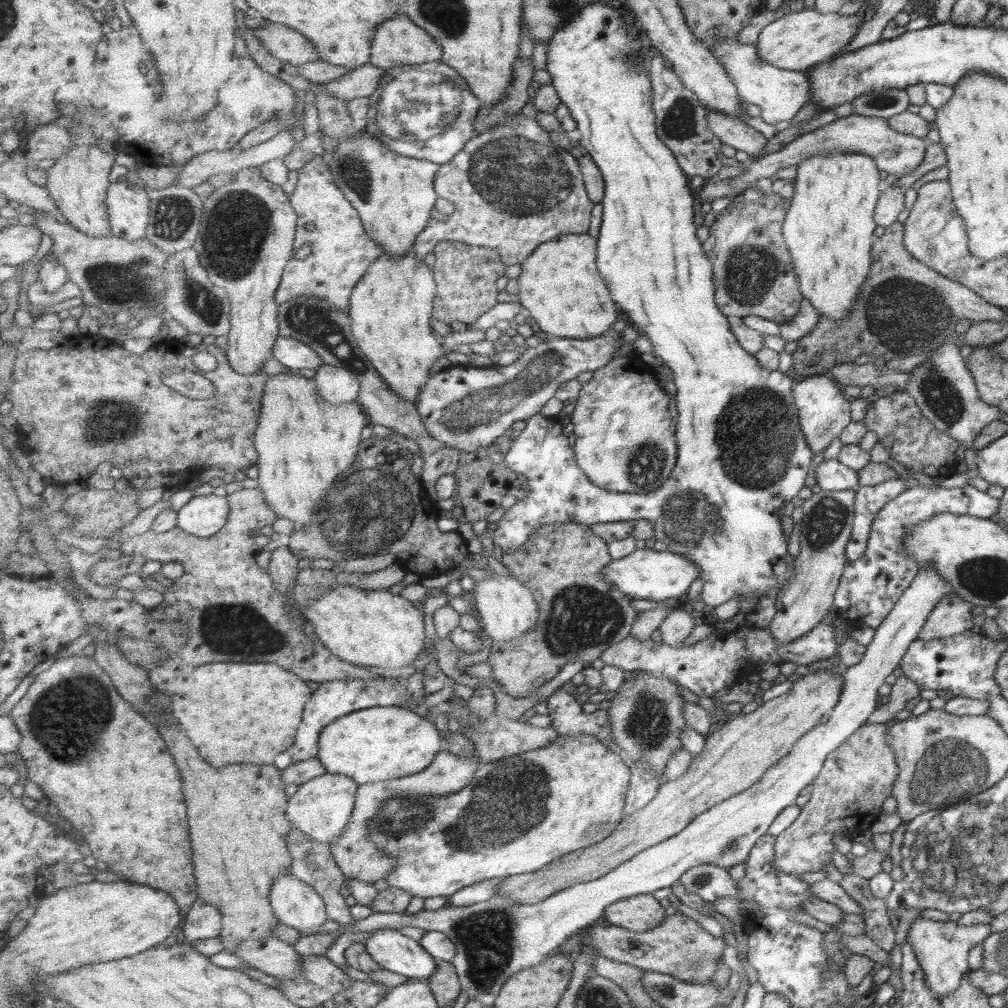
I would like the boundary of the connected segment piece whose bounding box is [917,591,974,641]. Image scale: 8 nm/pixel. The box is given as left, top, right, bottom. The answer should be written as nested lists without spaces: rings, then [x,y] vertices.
[[[954,591],[949,592],[928,615],[918,640],[948,638],[955,634],[970,631],[972,626],[971,604]]]

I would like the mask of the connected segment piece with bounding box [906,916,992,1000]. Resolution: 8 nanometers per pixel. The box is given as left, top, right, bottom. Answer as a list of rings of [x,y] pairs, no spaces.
[[[918,916],[910,924],[906,941],[911,942],[912,951],[924,971],[926,986],[938,1000],[953,993],[961,985],[962,977],[970,972],[968,967],[970,949],[990,936],[990,933],[992,933],[990,925],[984,923],[961,925],[956,921],[934,921]]]

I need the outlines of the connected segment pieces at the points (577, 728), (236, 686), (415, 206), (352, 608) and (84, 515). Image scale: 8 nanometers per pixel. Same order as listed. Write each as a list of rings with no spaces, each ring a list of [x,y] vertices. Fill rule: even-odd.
[[[570,682],[549,698],[552,726],[561,736],[592,735],[604,740],[608,747],[618,749],[609,710],[598,709],[593,714],[586,714],[583,705],[576,700],[576,690],[578,686]]]
[[[218,662],[200,666],[172,696],[174,714],[180,718],[184,730],[192,734],[196,746],[208,762],[224,768],[228,764],[276,764],[278,754],[291,750],[297,742],[303,724],[304,710],[315,693],[300,675],[278,666],[278,664],[238,664]]]
[[[363,128],[362,131],[360,136],[350,137],[345,143],[339,142],[333,158],[329,160],[331,170],[335,173],[340,189],[360,212],[368,234],[385,248],[384,252],[390,254],[392,260],[400,262],[415,251],[416,241],[420,240],[420,234],[426,230],[428,222],[432,220],[432,210],[437,208],[441,198],[436,191],[435,180],[443,165],[431,160],[404,156],[392,150],[382,137],[376,137]]]
[[[338,586],[318,597],[305,612],[307,620],[315,626],[314,636],[352,664],[400,670],[404,666],[414,666],[415,660],[426,654],[424,611],[420,604],[413,603],[403,594]]]
[[[97,335],[86,336],[86,340],[76,346],[63,343],[51,350],[29,350],[17,357],[13,385],[7,390],[7,400],[14,404],[12,415],[17,420],[17,429],[24,430],[30,440],[31,448],[27,453],[35,470],[42,473],[49,483],[68,483],[75,479],[87,480],[97,473],[105,461],[111,461],[134,484],[129,493],[89,487],[66,497],[62,510],[75,518],[74,536],[110,538],[117,530],[128,526],[144,510],[138,504],[138,494],[164,484],[164,475],[172,474],[170,466],[178,464],[176,470],[182,472],[190,472],[192,468],[198,470],[198,466],[212,466],[226,471],[232,478],[238,472],[247,472],[259,464],[260,453],[255,436],[261,424],[265,386],[272,376],[267,373],[250,376],[240,374],[235,366],[231,366],[228,352],[216,344],[212,346],[212,352],[218,357],[217,369],[202,371],[194,365],[192,357],[207,350],[210,350],[210,346],[203,343],[197,347],[187,347],[182,340],[160,339],[148,352],[138,356],[114,344],[114,340],[109,341]],[[180,366],[200,372],[215,381],[215,397],[194,400],[170,388],[164,382],[163,375],[167,368]]]

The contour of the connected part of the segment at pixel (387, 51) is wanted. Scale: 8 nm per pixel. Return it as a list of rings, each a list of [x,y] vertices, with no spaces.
[[[407,14],[396,15],[378,27],[373,46],[372,63],[380,68],[409,68],[419,66],[425,62],[440,62],[445,55],[445,48],[419,23],[415,23]]]

